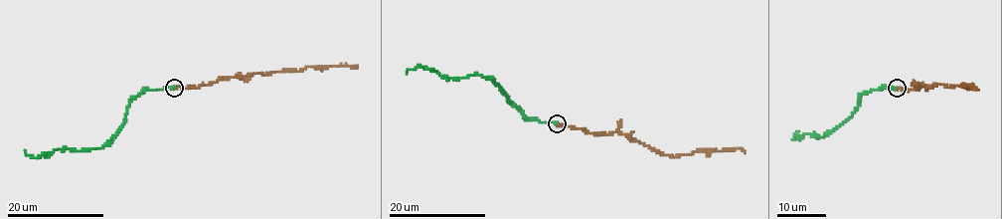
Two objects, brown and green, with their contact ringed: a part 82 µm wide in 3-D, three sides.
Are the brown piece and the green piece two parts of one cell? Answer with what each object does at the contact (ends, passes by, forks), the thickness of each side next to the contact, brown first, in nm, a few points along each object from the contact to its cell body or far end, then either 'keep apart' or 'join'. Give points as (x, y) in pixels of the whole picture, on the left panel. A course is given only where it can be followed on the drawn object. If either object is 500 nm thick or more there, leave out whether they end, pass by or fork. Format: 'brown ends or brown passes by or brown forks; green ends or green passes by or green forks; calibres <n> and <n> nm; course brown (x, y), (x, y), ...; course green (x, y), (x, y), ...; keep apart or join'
brown ends; green ends; calibres 320 and 280 nm; course brown (174, 87), (199, 88), (254, 73), (271, 74), (312, 67), (358, 68); course green (174, 87), (146, 89), (133, 97), (124, 121), (101, 147), (56, 150), (38, 157), (27, 154), (24, 149); keep apart

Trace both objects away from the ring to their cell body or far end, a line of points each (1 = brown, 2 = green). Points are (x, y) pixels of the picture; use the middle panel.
1: (557, 123), (583, 127), (597, 134), (621, 132), (666, 155), (679, 156), (699, 149), (742, 148), (746, 152)
2: (557, 123), (528, 119), (498, 86), (484, 76), (470, 74), (463, 78), (444, 79), (419, 66), (406, 73)

